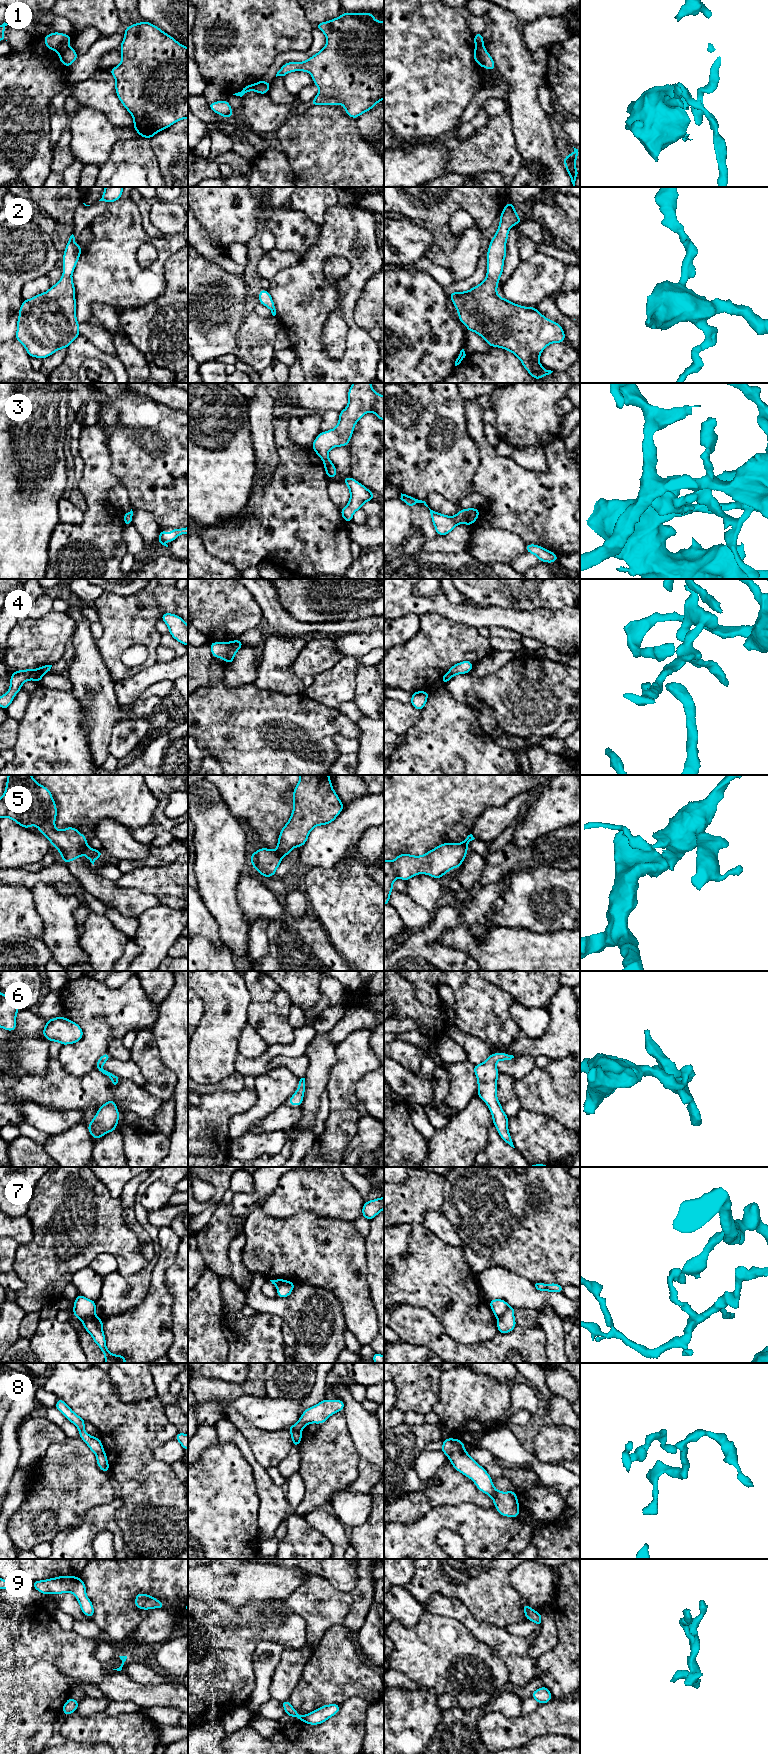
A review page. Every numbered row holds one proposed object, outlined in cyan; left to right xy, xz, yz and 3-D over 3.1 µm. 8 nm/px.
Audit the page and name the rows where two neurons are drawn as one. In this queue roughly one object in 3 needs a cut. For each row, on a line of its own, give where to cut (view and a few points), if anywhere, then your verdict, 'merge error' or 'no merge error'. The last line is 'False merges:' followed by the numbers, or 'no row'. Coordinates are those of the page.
1: cut in yz along (483, 45), (475, 48); merge error
2: no cut; no merge error
3: no cut; no merge error
4: no cut; no merge error
5: cut in xz along (275, 851), (282, 857); merge error
6: no cut; no merge error
7: cut in yz along (508, 1305), (505, 1312), (498, 1318); merge error
8: cut in yz along (463, 1448), (453, 1452), (448, 1457); merge error
9: no cut; no merge error
False merges: 1, 5, 7, 8

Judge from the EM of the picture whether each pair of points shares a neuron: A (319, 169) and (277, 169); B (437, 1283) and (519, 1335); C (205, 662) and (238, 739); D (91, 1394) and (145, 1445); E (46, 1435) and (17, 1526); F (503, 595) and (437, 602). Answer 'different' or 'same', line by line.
A: different
B: different
C: different
D: same
E: different
F: different

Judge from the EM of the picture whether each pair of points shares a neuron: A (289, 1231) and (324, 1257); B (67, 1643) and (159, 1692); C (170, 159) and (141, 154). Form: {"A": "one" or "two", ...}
{"A": "one", "B": "one", "C": "two"}

